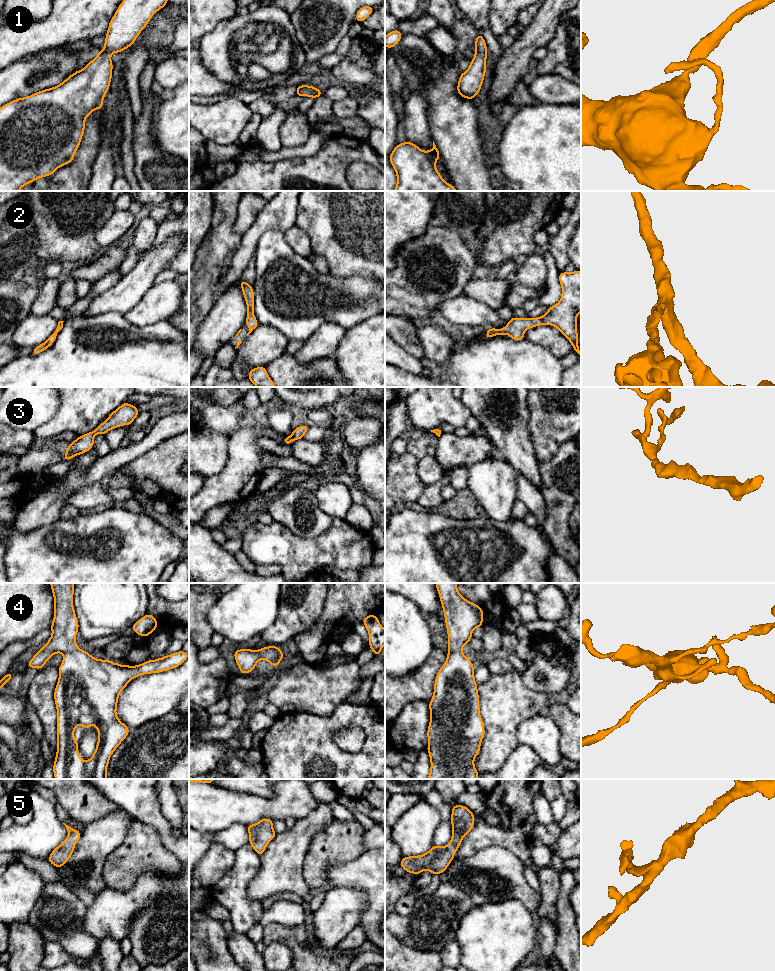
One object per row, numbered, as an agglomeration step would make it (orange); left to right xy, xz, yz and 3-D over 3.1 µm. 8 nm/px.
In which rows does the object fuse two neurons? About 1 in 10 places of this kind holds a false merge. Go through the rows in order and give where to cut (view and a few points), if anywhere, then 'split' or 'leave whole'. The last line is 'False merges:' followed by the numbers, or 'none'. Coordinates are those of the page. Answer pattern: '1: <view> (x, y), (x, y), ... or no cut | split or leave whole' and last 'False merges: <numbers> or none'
1: no cut | leave whole
2: no cut | leave whole
3: no cut | leave whole
4: no cut | leave whole
5: no cut | leave whole
False merges: none

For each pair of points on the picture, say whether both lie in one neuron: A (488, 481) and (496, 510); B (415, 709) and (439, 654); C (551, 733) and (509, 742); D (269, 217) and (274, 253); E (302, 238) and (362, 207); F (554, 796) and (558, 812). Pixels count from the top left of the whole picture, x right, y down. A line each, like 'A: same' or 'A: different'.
A: same
B: different
C: different
D: different
E: different
F: same

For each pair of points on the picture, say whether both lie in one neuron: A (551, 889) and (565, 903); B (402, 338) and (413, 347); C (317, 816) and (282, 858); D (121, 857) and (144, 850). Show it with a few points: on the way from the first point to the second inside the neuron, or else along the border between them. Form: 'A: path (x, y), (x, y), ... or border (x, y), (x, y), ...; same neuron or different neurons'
A: border (559, 873), (560, 888), (558, 891), (556, 919); different neurons
B: path (405, 339), (410, 344); same neuron
C: path (310, 827), (290, 848); same neuron
D: path (127, 857), (133, 857), (138, 853); same neuron

